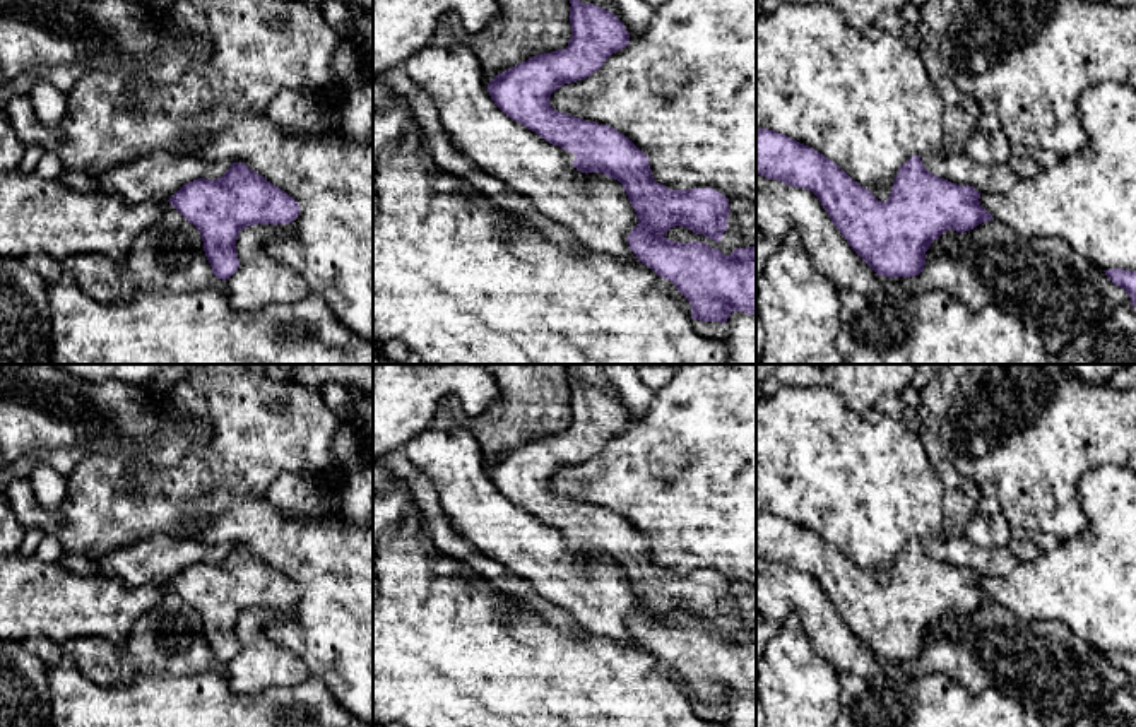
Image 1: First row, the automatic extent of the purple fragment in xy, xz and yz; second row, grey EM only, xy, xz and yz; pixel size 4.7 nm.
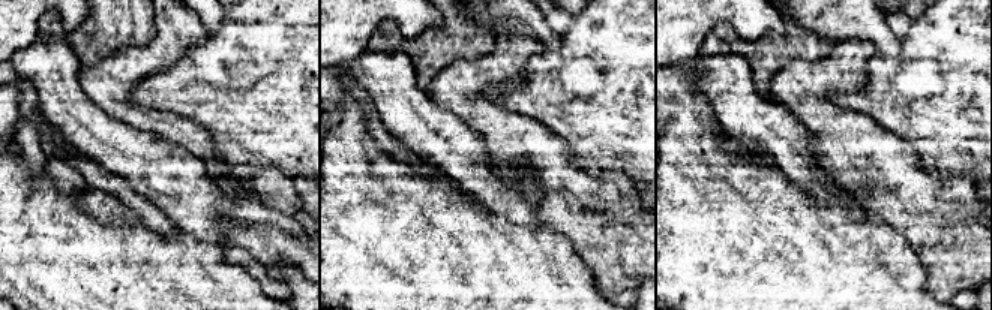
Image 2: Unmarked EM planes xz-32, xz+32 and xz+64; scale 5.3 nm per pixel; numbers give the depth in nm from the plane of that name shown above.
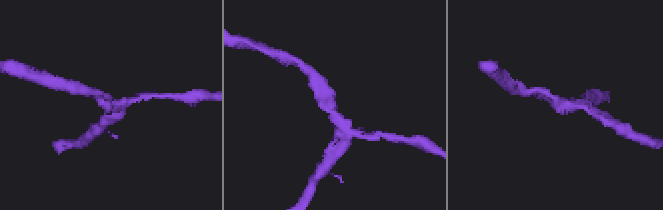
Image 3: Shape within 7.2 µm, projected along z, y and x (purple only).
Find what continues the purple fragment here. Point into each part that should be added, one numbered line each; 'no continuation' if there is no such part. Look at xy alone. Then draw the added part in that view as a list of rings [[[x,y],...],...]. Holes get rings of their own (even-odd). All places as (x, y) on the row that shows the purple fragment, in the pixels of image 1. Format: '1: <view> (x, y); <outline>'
no continuation

